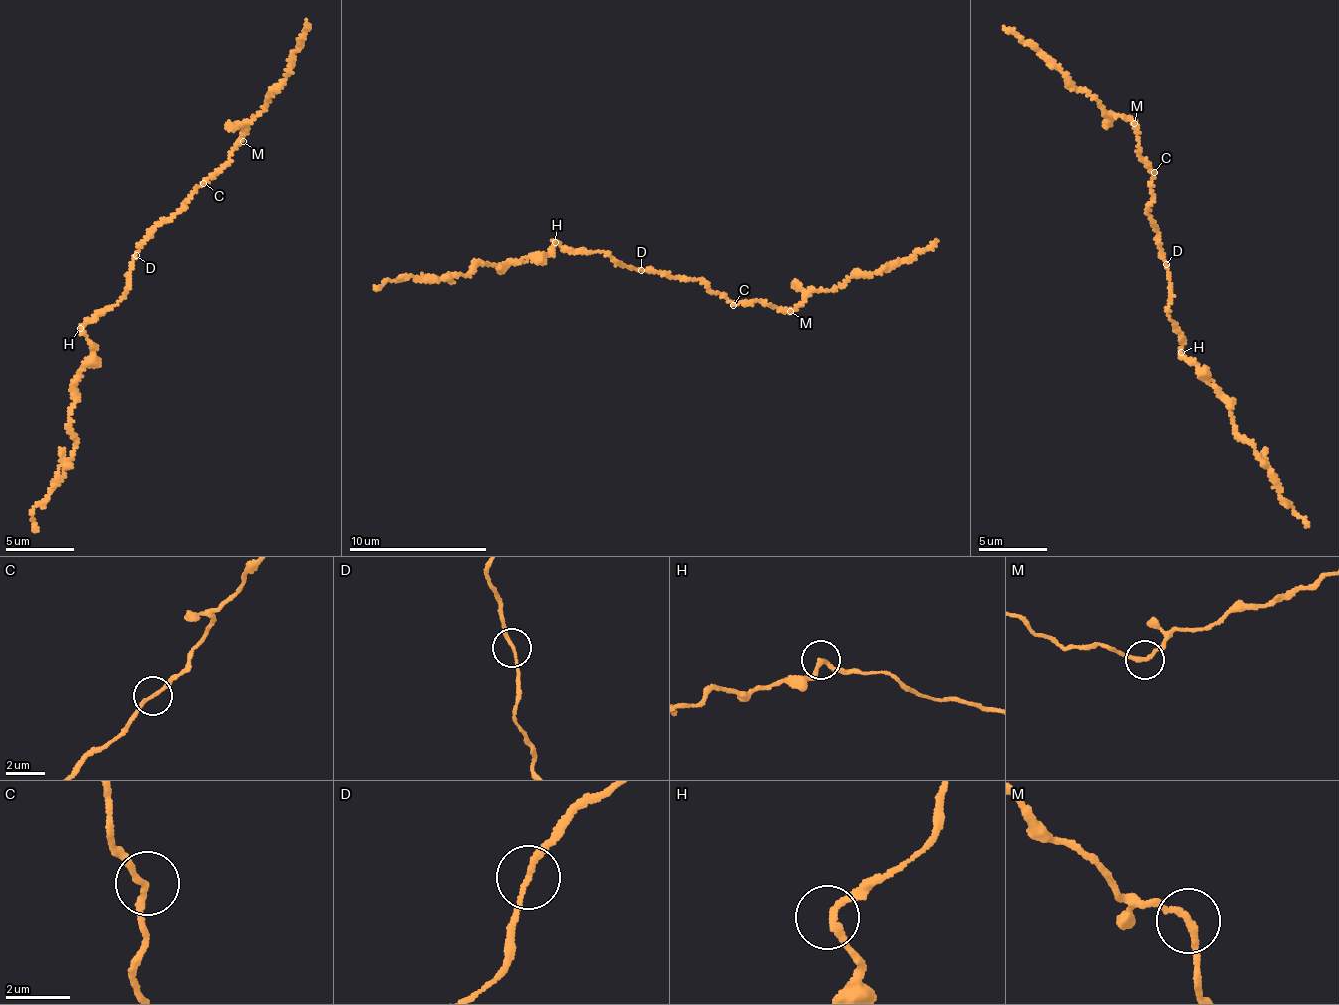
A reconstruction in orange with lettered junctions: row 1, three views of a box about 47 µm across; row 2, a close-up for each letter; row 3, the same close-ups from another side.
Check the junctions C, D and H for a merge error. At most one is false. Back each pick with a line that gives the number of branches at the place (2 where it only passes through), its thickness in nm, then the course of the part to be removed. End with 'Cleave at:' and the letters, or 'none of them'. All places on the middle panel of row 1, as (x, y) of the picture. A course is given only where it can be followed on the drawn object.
Cleave at: none of them

